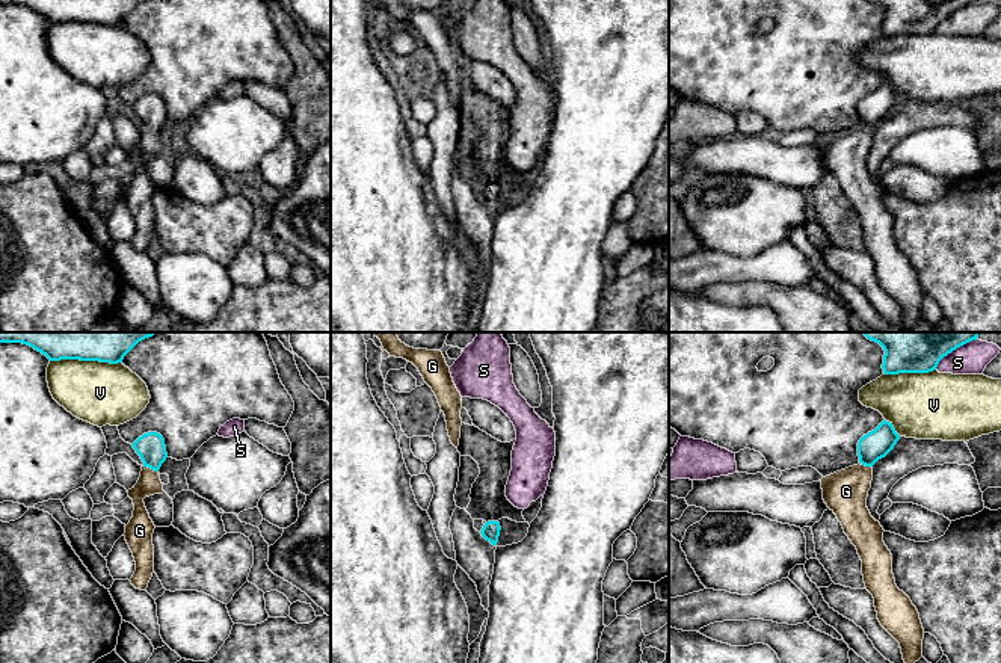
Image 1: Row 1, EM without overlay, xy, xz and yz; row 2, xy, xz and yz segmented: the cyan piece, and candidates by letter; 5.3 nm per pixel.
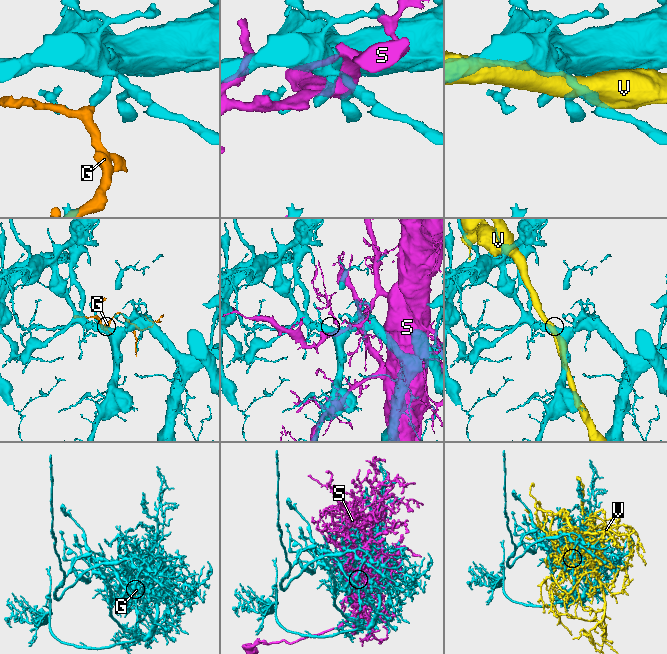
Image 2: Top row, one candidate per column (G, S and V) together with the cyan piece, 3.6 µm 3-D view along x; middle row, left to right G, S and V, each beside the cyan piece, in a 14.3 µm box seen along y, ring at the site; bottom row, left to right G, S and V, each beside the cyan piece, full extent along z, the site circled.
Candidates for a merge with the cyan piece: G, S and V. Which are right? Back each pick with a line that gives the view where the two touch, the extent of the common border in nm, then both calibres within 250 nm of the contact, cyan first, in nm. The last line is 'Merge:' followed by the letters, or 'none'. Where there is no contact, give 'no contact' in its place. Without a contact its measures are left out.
G: xy | 90 nm | 150/120 nm
Merge: G

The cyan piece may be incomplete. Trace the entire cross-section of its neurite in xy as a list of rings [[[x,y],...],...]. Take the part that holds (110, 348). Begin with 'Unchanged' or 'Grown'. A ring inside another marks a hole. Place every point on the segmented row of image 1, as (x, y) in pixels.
Unchanged. [[[0,332],[0,343],[23,343],[50,361],[80,359],[118,364],[142,340],[157,332]]]

